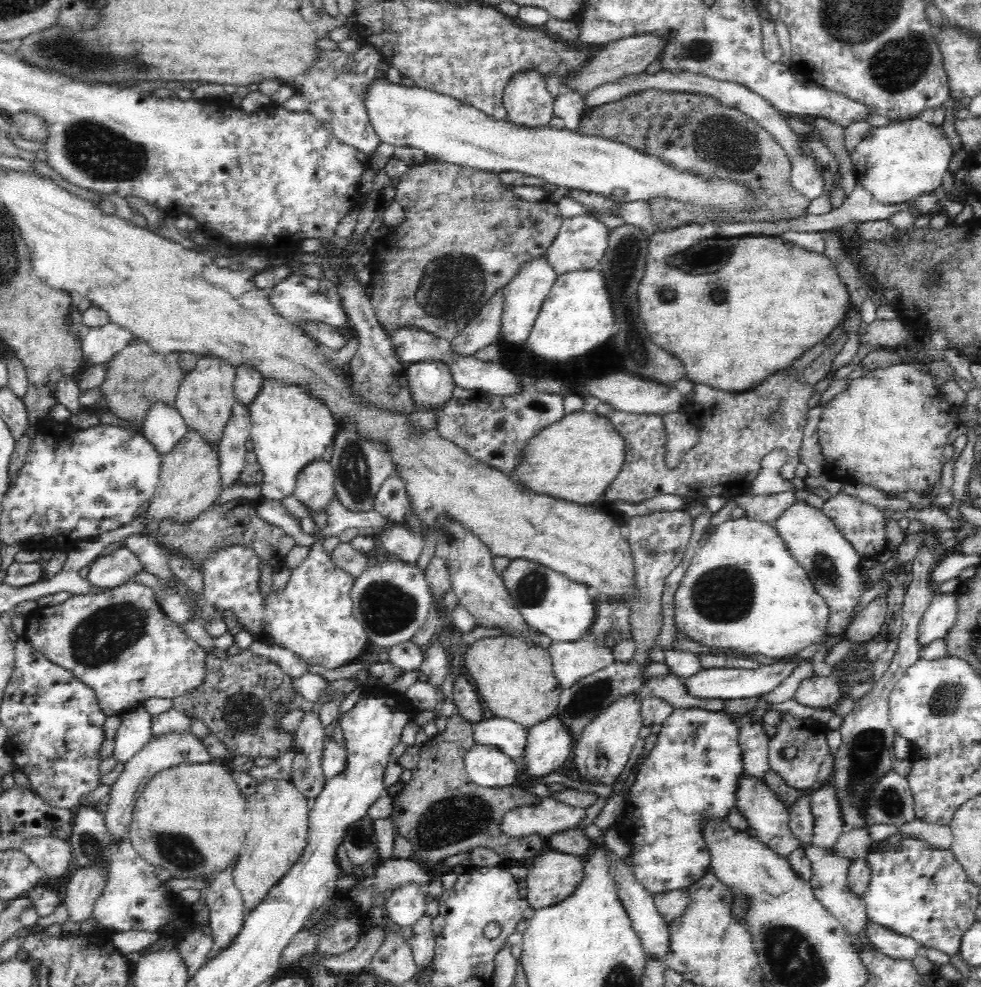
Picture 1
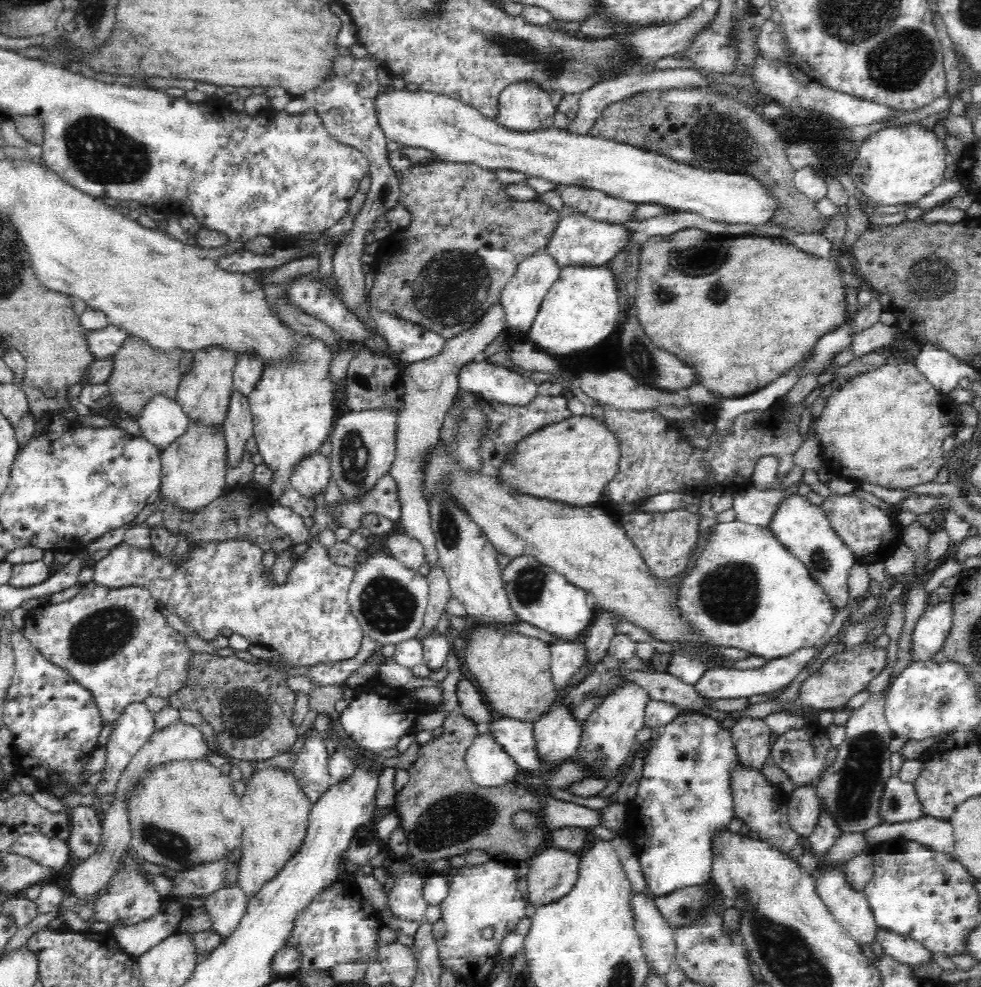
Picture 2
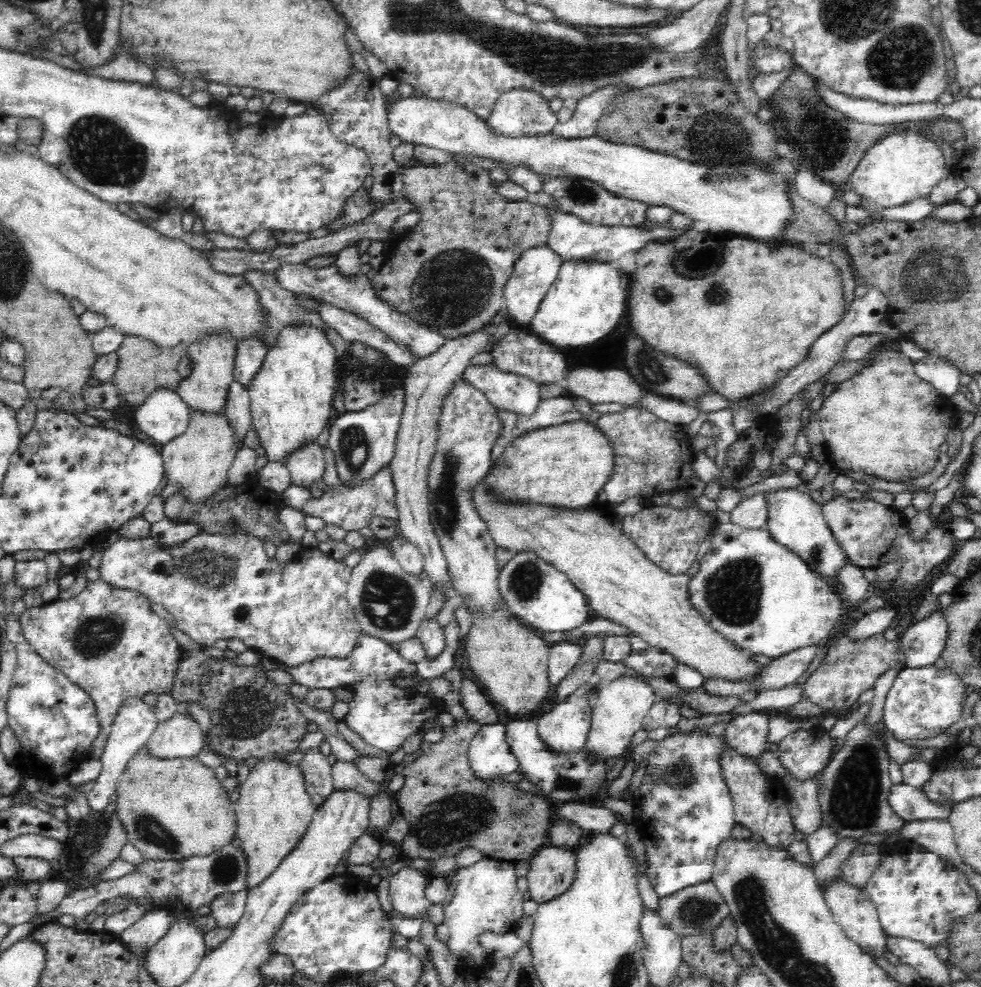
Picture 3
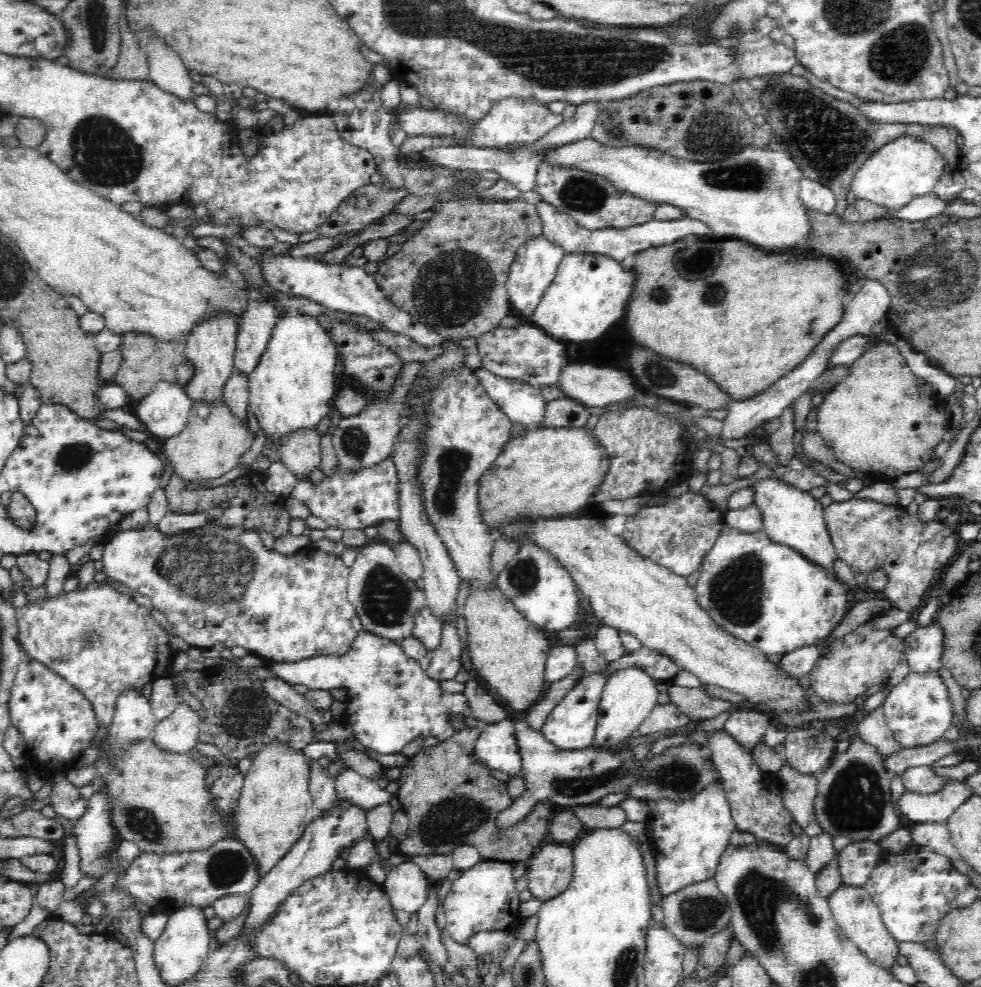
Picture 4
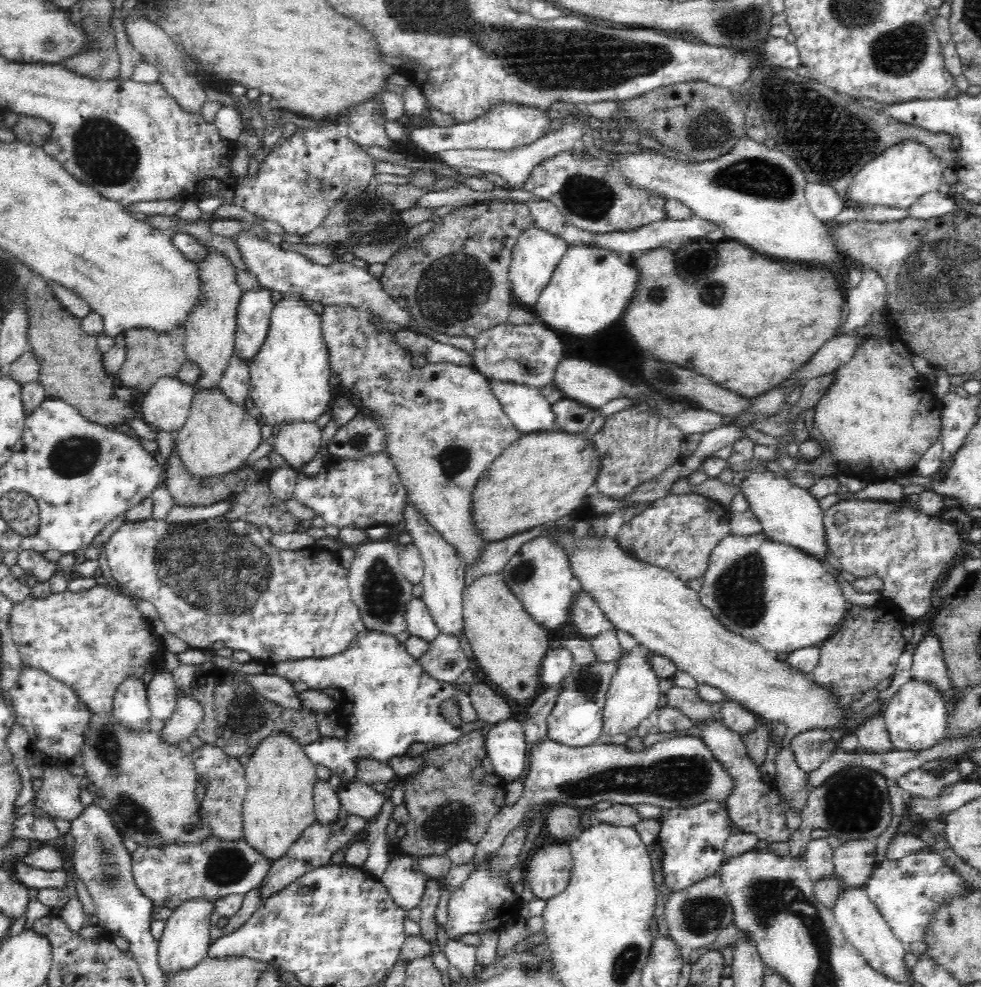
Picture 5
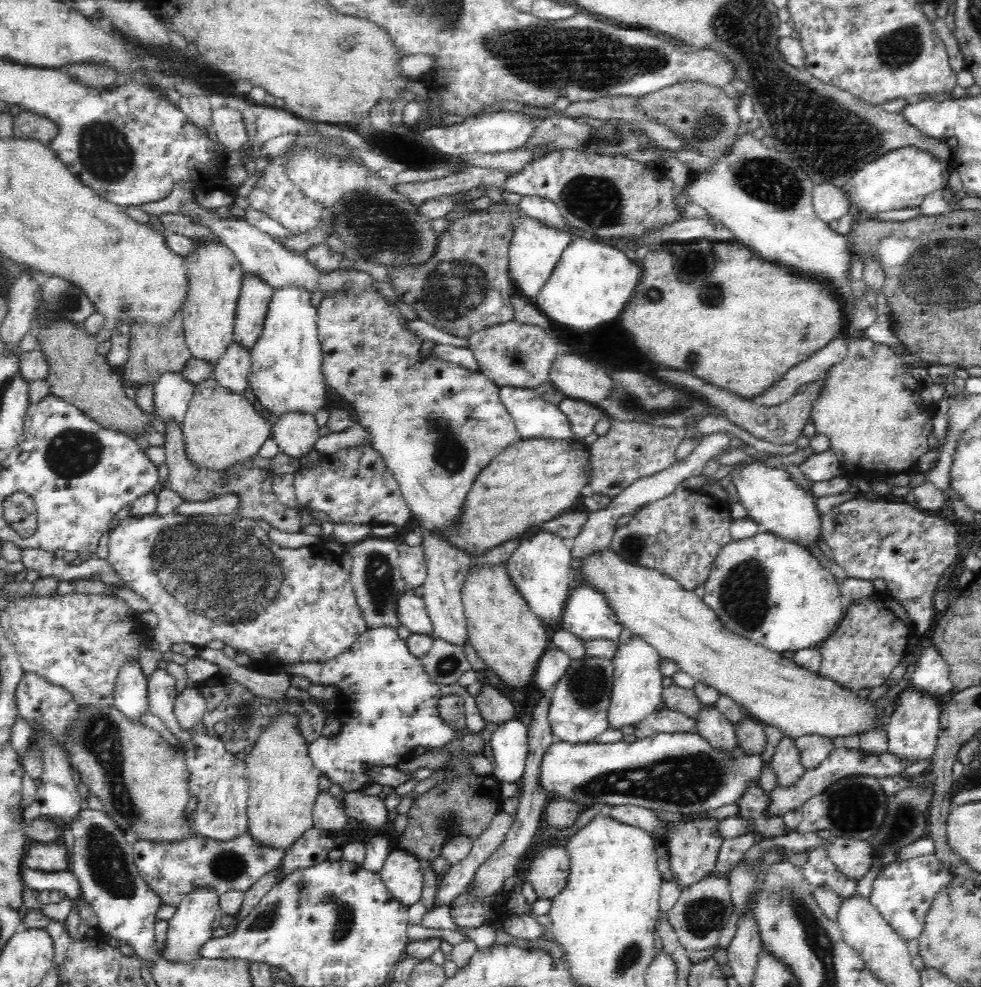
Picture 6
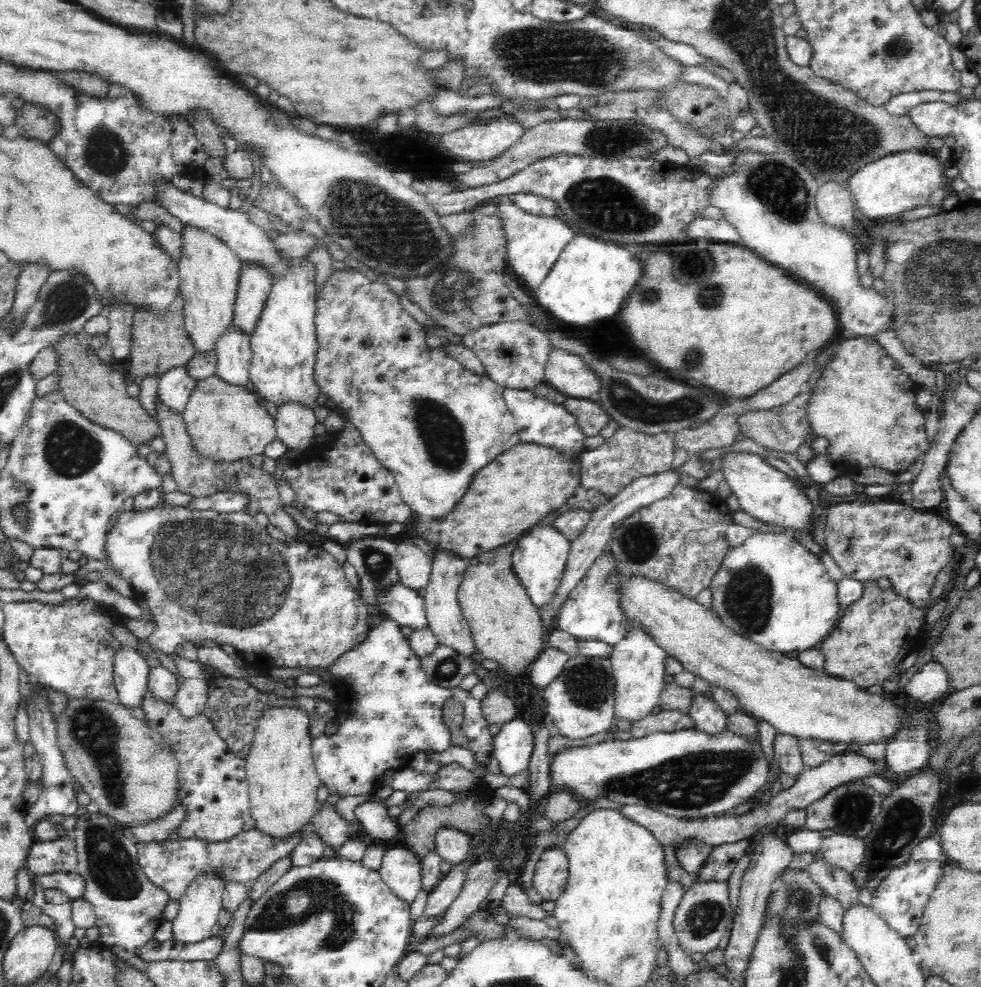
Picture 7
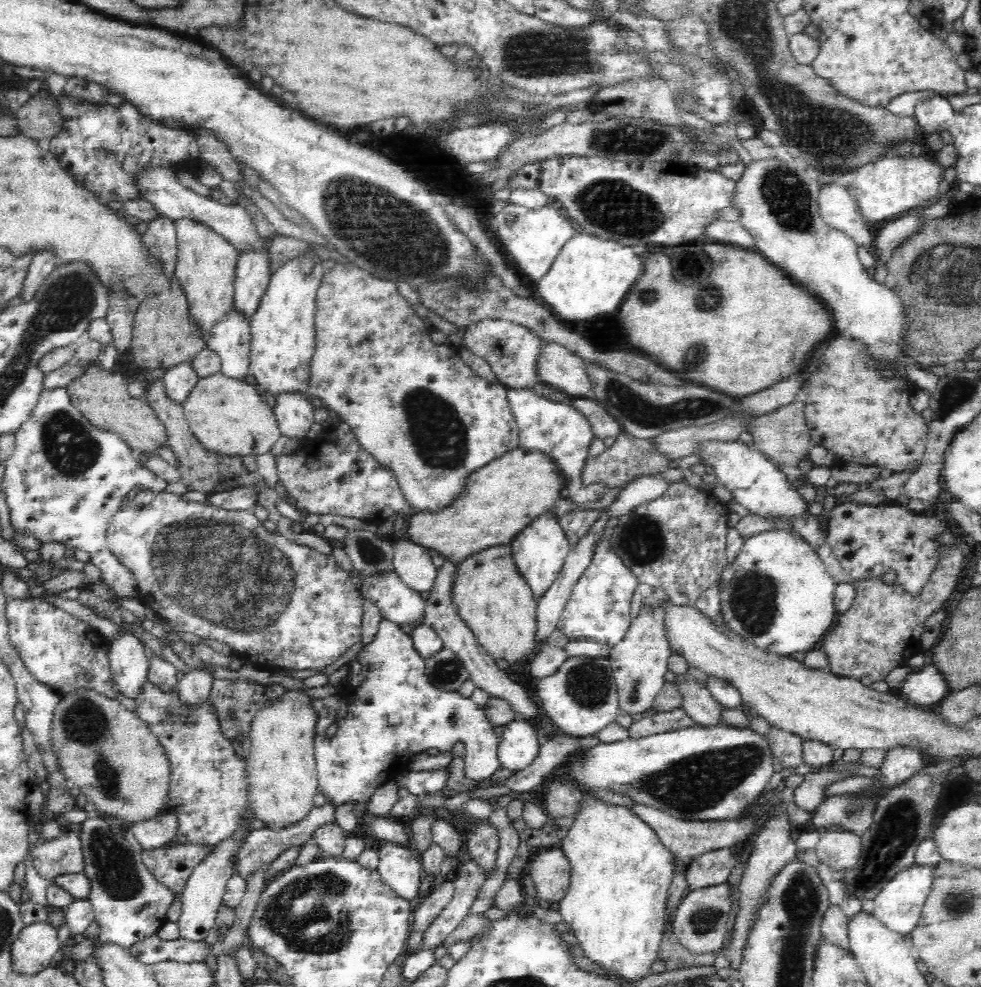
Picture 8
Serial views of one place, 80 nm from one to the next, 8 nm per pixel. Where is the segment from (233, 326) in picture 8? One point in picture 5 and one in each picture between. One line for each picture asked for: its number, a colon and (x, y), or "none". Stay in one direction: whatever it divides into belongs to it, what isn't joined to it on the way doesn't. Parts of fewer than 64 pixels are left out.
5: (234, 381)
6: (232, 368)
7: (233, 348)

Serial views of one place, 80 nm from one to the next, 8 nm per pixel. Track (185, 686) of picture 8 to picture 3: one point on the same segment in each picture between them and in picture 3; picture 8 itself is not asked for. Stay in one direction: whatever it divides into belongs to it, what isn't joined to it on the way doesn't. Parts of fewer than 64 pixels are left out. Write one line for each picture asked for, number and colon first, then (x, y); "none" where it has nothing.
3: (180, 737)
4: (179, 733)
5: (189, 713)
6: (190, 706)
7: (191, 698)

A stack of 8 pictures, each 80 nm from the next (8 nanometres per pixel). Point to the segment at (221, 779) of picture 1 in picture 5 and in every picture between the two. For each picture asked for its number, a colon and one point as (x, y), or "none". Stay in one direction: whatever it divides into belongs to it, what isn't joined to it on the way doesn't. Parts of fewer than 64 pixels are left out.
2: (181, 813)
3: (174, 808)
4: (158, 799)
5: (149, 785)

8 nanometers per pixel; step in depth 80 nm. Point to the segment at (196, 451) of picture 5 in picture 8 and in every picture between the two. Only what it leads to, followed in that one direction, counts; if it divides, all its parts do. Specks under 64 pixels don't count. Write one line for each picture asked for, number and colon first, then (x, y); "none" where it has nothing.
6: (221, 427)
7: (225, 421)
8: (228, 415)

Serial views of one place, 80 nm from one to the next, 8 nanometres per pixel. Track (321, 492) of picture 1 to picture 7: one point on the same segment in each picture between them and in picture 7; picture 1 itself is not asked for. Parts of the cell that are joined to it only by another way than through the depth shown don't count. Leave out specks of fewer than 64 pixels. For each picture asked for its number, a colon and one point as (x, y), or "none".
2: (310, 476)
3: (305, 463)
4: (300, 451)
5: (298, 442)
6: (295, 433)
7: (294, 422)

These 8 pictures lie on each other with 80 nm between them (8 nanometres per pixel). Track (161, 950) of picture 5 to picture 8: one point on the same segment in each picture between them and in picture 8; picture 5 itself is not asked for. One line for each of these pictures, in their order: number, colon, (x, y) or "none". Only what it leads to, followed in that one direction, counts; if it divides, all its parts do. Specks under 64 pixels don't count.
6: (190, 926)
7: (199, 907)
8: (203, 892)

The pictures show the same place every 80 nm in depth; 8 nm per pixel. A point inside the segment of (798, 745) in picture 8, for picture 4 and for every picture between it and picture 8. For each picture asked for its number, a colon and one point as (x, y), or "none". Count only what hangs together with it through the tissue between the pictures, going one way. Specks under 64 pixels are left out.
4: (798, 790)
5: (790, 779)
6: (787, 764)
7: (787, 754)

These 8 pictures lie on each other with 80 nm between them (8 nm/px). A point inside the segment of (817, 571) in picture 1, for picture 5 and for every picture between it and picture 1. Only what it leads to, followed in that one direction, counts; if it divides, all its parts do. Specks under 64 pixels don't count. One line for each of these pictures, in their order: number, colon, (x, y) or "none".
2: (799, 525)
3: (795, 520)
4: (790, 516)
5: (787, 513)

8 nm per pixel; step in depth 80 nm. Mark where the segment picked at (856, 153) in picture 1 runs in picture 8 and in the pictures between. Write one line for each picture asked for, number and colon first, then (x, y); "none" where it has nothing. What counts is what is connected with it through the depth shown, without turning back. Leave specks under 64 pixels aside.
2: (897, 165)
3: (903, 167)
4: (903, 170)
5: (901, 175)
6: (902, 178)
7: (902, 181)
8: (884, 189)

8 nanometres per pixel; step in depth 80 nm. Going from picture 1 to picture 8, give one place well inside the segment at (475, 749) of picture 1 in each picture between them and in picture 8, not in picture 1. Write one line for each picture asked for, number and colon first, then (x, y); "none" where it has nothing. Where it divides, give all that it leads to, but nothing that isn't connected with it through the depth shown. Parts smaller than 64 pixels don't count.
2: (489, 765)
3: (490, 756)
4: (497, 747)
5: (505, 742)
6: (510, 743)
7: (513, 747)
8: (518, 747)

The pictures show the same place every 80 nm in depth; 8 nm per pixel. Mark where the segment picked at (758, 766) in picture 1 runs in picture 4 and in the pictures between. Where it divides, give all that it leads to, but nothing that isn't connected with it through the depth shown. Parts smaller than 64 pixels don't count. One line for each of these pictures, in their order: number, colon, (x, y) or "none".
2: (751, 737)
3: (747, 734)
4: (747, 726)

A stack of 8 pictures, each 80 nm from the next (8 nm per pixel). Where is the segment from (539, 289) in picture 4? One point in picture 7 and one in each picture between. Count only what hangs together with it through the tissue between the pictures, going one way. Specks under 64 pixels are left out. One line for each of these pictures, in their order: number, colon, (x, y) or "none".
5: (534, 257)
6: (535, 248)
7: (533, 242)

